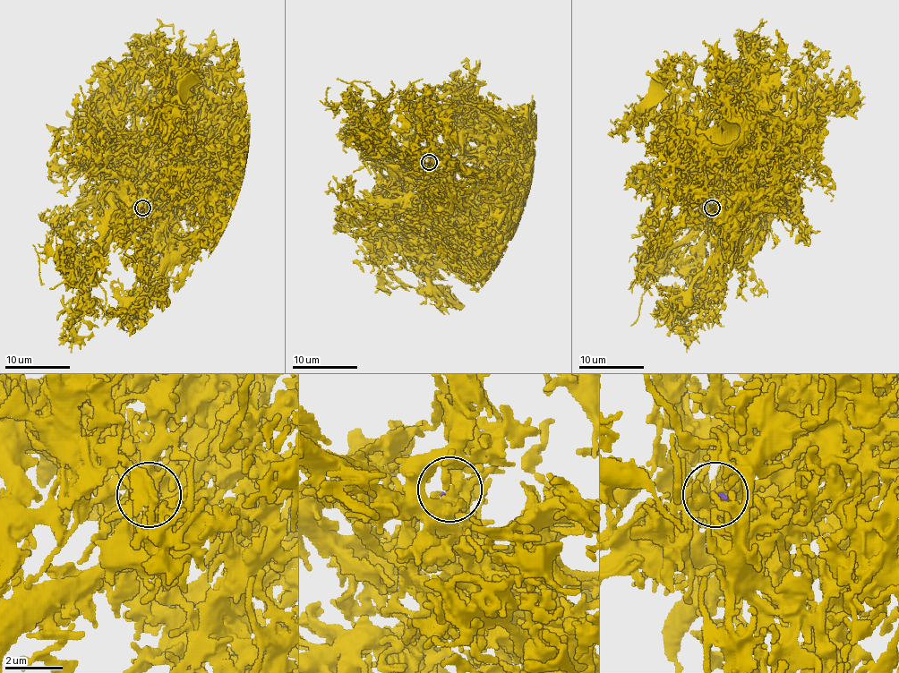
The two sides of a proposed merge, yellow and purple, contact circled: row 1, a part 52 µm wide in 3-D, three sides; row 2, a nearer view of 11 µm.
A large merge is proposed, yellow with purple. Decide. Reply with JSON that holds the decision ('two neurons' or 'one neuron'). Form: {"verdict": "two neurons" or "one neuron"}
{"verdict": "two neurons"}

